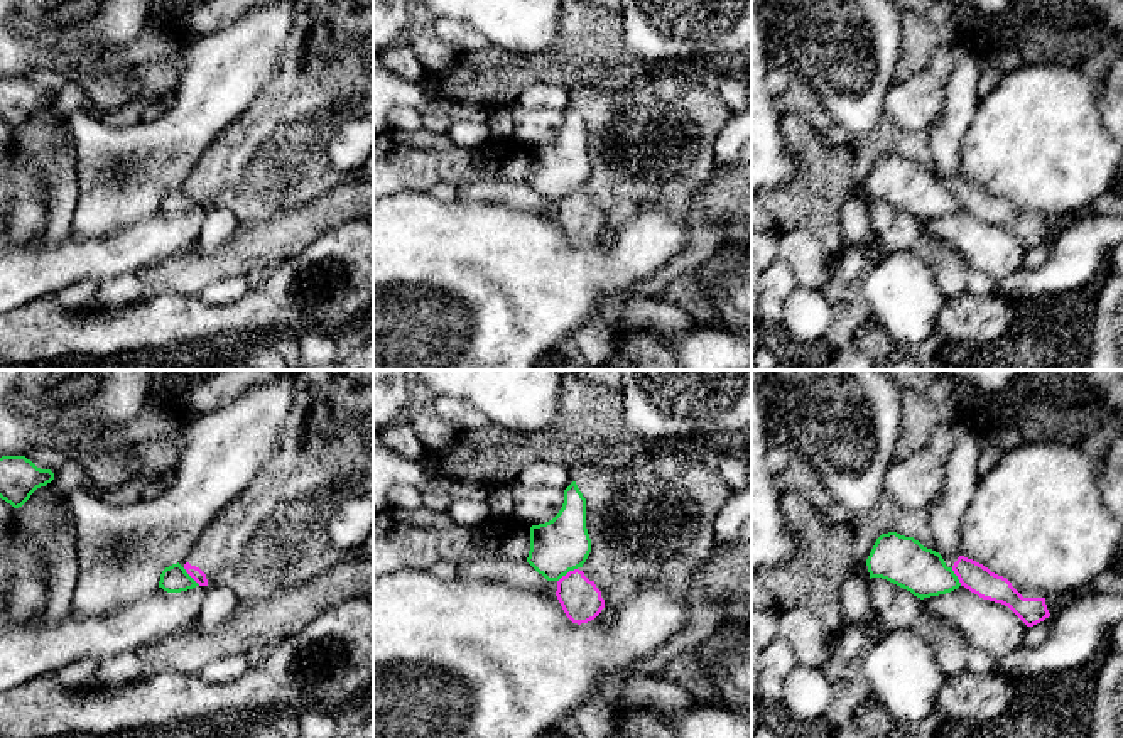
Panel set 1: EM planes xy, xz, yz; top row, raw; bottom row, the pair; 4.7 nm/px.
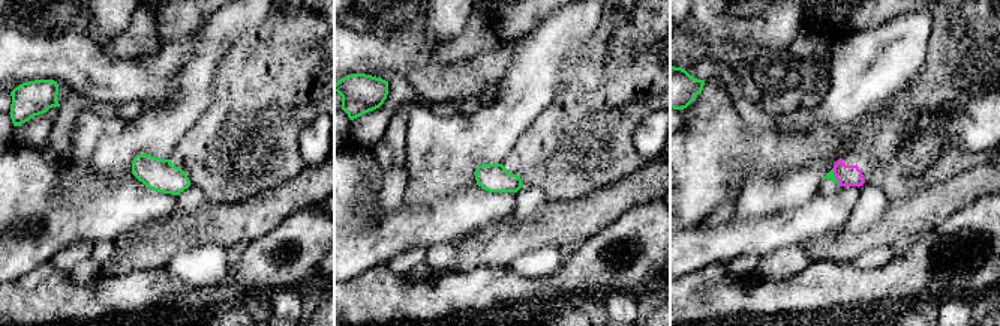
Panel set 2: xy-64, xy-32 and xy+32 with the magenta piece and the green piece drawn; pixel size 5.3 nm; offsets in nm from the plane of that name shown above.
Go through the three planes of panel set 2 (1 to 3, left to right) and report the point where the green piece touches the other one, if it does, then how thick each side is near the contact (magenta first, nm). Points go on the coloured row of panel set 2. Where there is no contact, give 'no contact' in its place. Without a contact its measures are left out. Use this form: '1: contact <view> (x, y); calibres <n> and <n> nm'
1: no contact
2: no contact
3: contact xy+32 (835, 178); calibres 110 and 40 nm

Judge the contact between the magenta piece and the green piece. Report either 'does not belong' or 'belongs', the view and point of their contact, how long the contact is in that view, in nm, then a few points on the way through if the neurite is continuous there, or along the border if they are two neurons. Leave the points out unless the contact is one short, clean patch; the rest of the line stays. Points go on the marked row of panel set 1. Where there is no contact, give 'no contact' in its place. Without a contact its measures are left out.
belongs; contact xz (568, 573); length 120 nm; way xz (580, 598), (568, 573), (563, 544)

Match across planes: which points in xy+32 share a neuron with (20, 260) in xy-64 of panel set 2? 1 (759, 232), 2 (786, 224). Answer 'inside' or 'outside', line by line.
1: inside
2: inside

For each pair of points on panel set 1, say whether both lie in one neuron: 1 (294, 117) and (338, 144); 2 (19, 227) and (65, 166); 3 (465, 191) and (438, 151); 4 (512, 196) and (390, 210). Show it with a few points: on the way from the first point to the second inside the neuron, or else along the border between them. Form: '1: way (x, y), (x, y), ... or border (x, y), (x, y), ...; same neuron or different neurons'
1: border (343, 113), (326, 142), (326, 157), (341, 174); different neurons
2: way (31, 210), (31, 195), (48, 176); same neuron
3: border (500, 179), (463, 183), (458, 188); different neurons
4: border (458, 198), (463, 201), (502, 205); different neurons

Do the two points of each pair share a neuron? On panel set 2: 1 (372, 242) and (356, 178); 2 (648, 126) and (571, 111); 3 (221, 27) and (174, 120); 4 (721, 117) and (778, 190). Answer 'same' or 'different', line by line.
1: same
2: different
3: same
4: different

